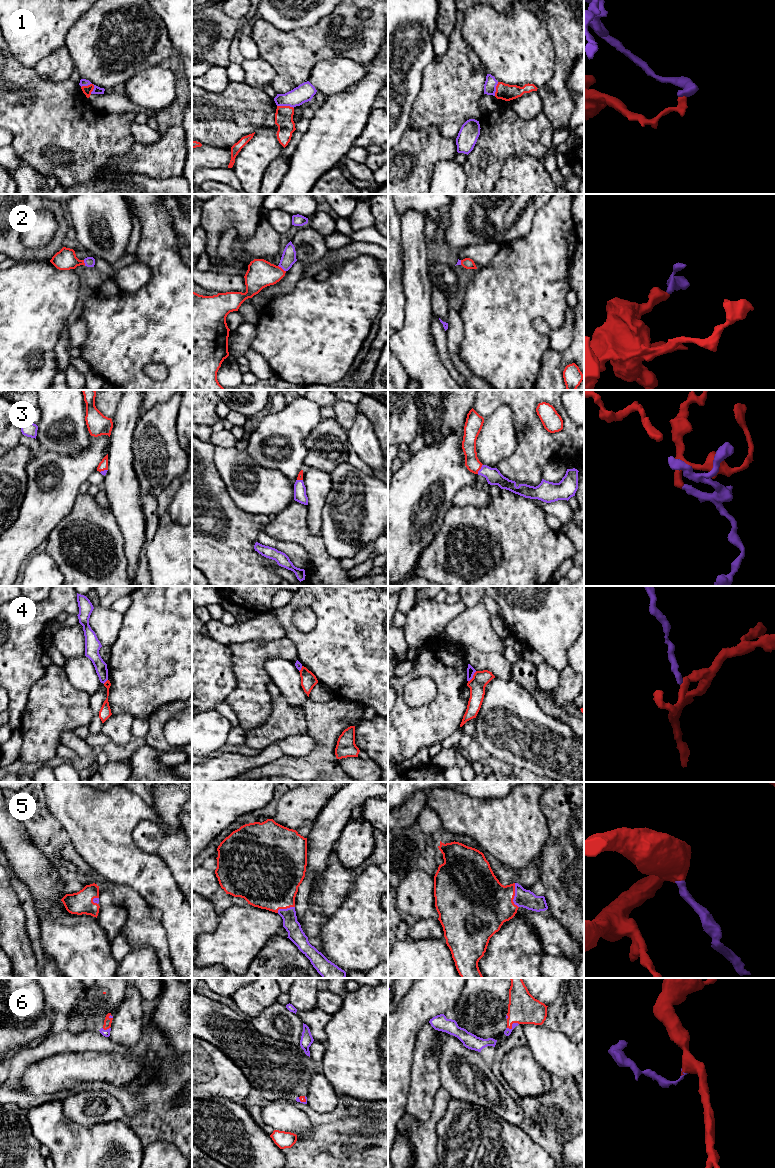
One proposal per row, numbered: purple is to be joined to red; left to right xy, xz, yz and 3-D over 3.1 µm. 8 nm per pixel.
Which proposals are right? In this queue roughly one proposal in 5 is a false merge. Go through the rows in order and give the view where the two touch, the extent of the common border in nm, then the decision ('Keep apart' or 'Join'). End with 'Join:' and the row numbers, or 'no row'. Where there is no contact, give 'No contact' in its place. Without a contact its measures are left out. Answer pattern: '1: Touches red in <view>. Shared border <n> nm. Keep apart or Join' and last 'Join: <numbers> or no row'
1: Touches red in xy. Shared border 110 nm. Keep apart
2: Touches red in xz. Shared border 80 nm. Join
3: Touches red in yz. Shared border 90 nm. Join
4: Touches red in yz. Shared border 110 nm. Keep apart
5: Touches red in yz. Shared border 200 nm. Join
6: Touches red in yz. Shared border 100 nm. Join
Join: 2, 3, 5, 6

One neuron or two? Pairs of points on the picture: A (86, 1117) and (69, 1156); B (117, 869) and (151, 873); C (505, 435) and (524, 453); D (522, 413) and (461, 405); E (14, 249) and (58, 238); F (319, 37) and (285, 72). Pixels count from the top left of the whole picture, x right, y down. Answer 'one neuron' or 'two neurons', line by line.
A: two neurons
B: one neuron
C: two neurons
D: two neurons
E: one neuron
F: one neuron

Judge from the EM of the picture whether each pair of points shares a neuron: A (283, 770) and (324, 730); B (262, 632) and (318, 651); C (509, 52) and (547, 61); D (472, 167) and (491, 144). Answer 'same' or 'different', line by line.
A: same
B: different
C: same
D: same

